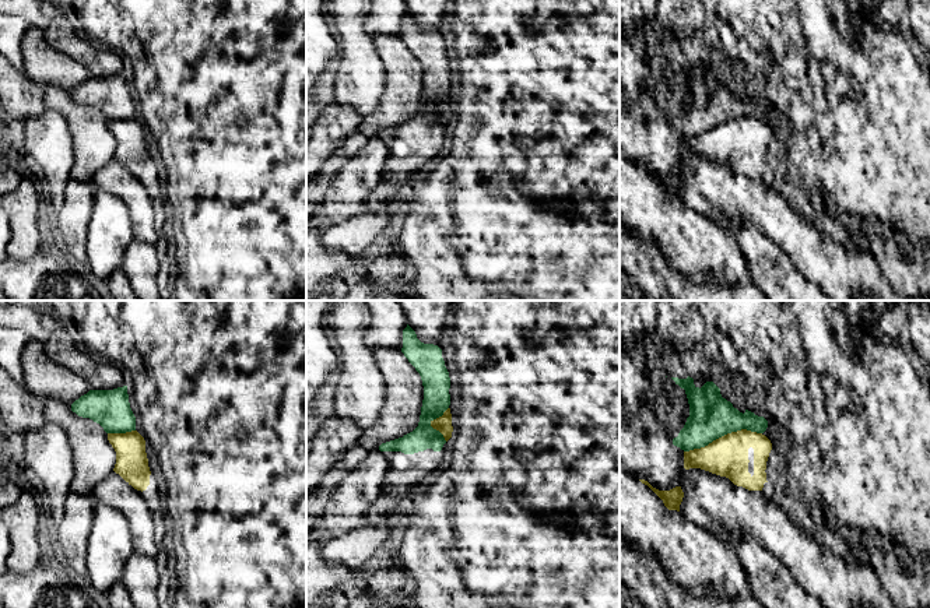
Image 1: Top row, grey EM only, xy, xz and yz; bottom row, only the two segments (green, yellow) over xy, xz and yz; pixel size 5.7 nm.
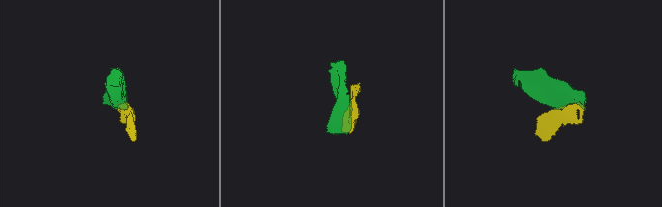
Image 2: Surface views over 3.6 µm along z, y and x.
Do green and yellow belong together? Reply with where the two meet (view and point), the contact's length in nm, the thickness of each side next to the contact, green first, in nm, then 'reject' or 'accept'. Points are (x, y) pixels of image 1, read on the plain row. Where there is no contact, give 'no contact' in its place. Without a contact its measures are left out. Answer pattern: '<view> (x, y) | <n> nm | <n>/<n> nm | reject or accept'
yz (722, 122) | 460 nm | 260/240 nm | reject

